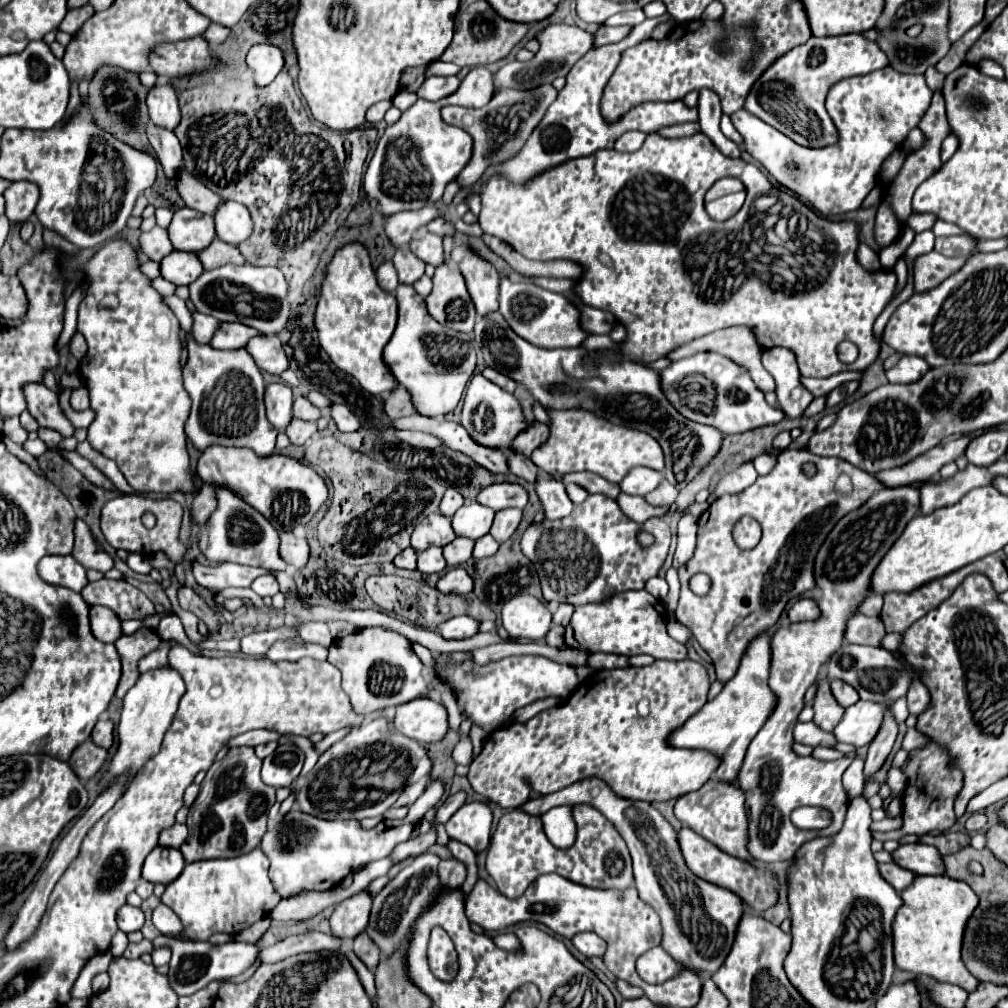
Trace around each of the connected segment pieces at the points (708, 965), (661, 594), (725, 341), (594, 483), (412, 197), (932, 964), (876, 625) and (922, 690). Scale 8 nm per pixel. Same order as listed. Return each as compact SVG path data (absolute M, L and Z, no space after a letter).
M580 779L580 783L572 783L572 787L566 787L564 791L530 799L526 805L522 805L522 809L530 815L542 815L556 805L576 803L588 803L596 807L604 817L608 817L608 821L614 823L626 841L634 861L638 895L658 913L662 921L660 947L690 969L708 975L718 971L732 949L736 927L744 915L744 901L732 891L712 885L690 873L680 855L674 827L650 803L620 799L620 795L608 789L602 779Z
M656 576L646 583L645 590L656 597L656 599L663 600L669 591L669 586L664 578Z
M728 327L728 329L714 331L710 335L704 335L700 339L694 339L692 343L686 343L686 345L674 349L672 355L668 355L668 357L672 361L678 361L678 359L692 357L696 353L704 353L704 351L724 355L724 357L732 359L734 363L740 363L742 367L746 367L750 371L752 381L756 383L756 387L760 391L770 393L775 390L772 375L768 375L768 371L764 371L764 367L760 363L764 349L760 347L752 327Z
M578 471L578 473L566 475L562 481L564 481L564 483L578 483L578 485L582 485L588 493L602 493L602 495L612 497L612 499L616 499L618 493L620 493L620 487L618 487L618 485L612 485L612 483L604 481L604 477L594 475L594 473L588 473L588 471Z
M476 67L464 77L458 91L438 101L418 99L408 111L402 113L402 117L394 125L386 127L364 175L364 195L380 205L380 213L384 217L434 205L442 197L446 183L456 179L468 163L472 155L472 137L458 127L446 125L440 117L440 109L444 105L462 105L476 109L484 107L490 99L492 73L486 67Z
M924 875L916 877L912 887L900 895L904 905L898 909L892 925L896 967L914 975L930 975L940 983L958 985L968 993L974 991L980 981L970 975L962 961L964 927L978 903L972 887L948 875Z
M854 613L846 623L844 637L850 643L858 645L880 645L880 639L886 635L884 623L878 617L866 617L862 613Z
M916 681L912 687L910 687L910 691L908 691L908 709L910 709L910 713L916 717L916 715L920 715L920 711L924 711L924 707L928 707L928 703L930 703L930 695L928 695L928 689L920 683L920 681Z

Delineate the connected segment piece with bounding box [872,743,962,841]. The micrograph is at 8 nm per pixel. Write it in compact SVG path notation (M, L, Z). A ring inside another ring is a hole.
M930 743L928 747L910 753L910 761L904 765L904 773L908 775L908 787L904 791L904 825L898 831L876 831L872 833L874 839L900 841L910 833L926 835L930 831L950 831L956 823L956 813L952 805L956 793L962 789L962 773L948 767L948 753L936 743Z

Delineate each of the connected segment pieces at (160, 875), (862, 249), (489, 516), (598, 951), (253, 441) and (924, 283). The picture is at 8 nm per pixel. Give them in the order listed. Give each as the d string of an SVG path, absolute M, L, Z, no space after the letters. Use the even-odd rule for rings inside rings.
M156 847L144 861L142 877L150 883L172 883L184 869L186 861L178 849L172 847Z
M860 243L860 245L858 245L856 259L858 259L858 263L860 263L866 271L878 271L878 269L880 269L878 255L876 255L876 253L866 245L866 243Z
M468 501L452 517L452 527L458 537L480 539L490 531L492 521L494 521L492 509L480 505L478 501Z
M578 933L572 937L572 943L586 957L602 957L606 951L604 939L600 939L596 933Z
M176 295L164 297L166 305L178 317L188 339L188 363L184 365L184 389L192 397L192 411L186 421L186 435L198 451L204 451L210 445L232 445L248 447L256 455L274 453L278 431L268 423L264 413L264 391L266 383L260 369L256 367L252 355L246 349L220 351L206 345L200 345L192 339L192 313L186 303Z
M930 251L926 255L920 255L913 267L914 290L915 293L924 292L924 289L940 283L954 271L958 271L960 265L964 265L966 259L960 257L944 257L938 251ZM932 281L932 283L930 283Z

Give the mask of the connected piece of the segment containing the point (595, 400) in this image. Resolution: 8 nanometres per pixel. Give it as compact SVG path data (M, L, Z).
M492 311L492 315L482 315L476 319L474 341L482 349L488 367L512 377L516 383L522 383L542 403L542 407L584 407L588 411L596 411L596 415L612 421L614 425L646 431L652 435L664 451L664 475L674 487L684 489L684 479L688 479L692 463L698 463L700 471L706 467L706 459L694 461L696 423L684 419L672 407L672 403L668 403L660 387L660 373L656 369L636 363L602 363L600 367L584 367L584 357L588 351L582 347L540 349L518 337L508 327L500 311Z

